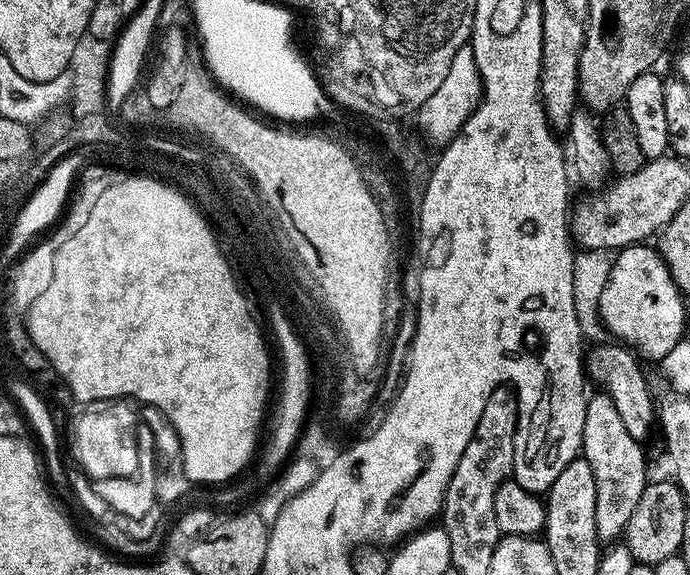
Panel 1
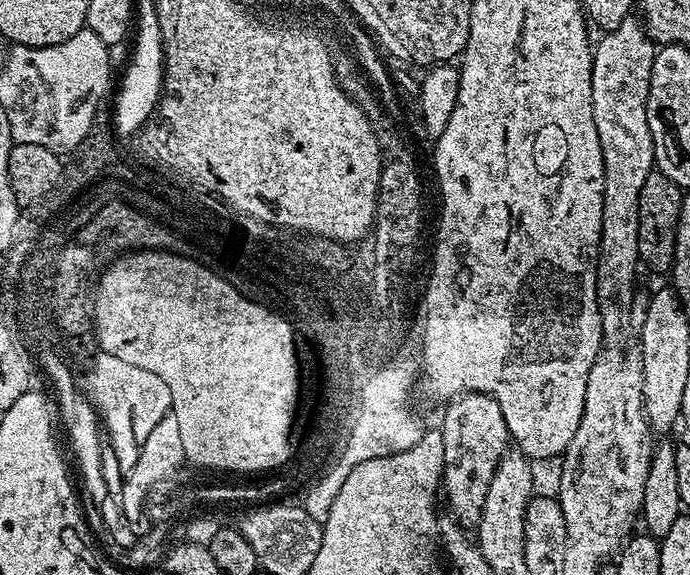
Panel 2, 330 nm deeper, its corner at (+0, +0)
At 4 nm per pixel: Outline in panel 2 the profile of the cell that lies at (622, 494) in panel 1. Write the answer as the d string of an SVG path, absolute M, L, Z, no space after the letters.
M639 19L623 20L617 28L604 32L600 41L595 41L592 50L592 105L594 106L594 126L598 126L598 142L602 146L602 162L604 163L604 193L602 194L602 234L596 259L596 301L600 307L600 325L605 337L616 336L624 328L624 319L629 319L630 309L636 292L636 268L640 264L638 254L638 198L647 176L654 170L654 150L650 138L650 122L646 122L646 102L650 90L650 70L654 66L654 58L658 51L657 45L648 36L643 23Z

